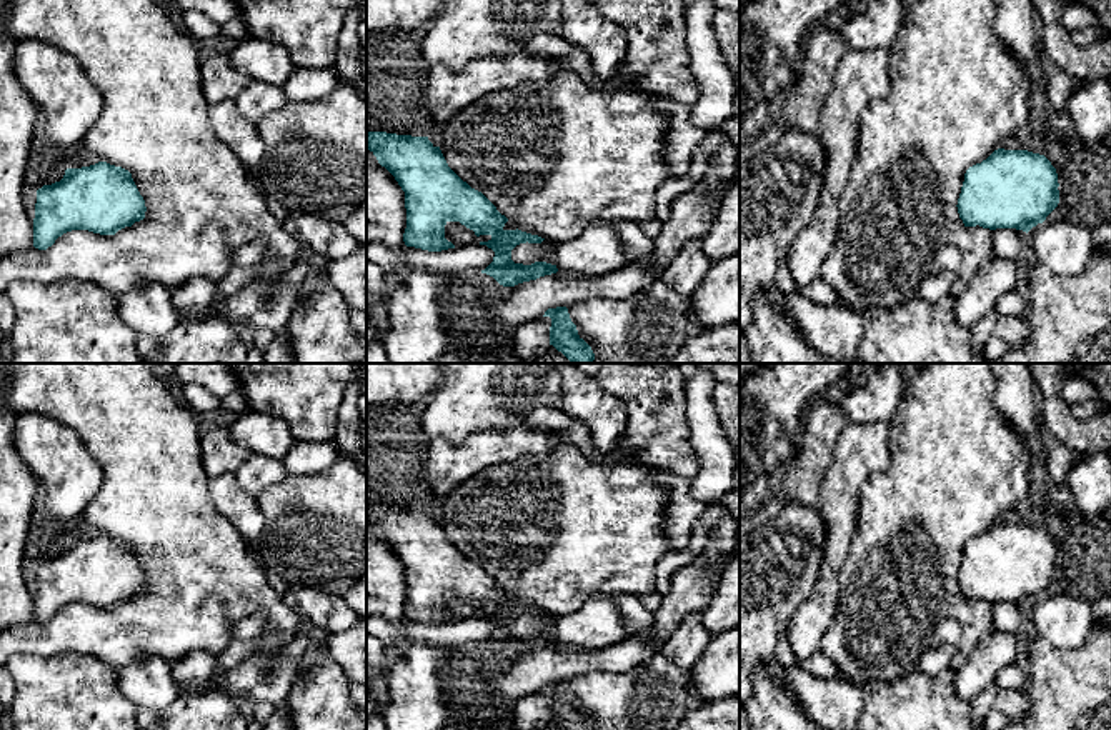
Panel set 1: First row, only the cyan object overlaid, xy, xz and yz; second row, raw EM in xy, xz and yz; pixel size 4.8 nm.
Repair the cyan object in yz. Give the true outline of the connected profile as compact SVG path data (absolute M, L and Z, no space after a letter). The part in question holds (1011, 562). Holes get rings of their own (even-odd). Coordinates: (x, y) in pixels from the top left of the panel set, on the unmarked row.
M994 523L969 540L958 572L964 600L1029 605L1059 577L1058 547L1051 535L1028 523Z

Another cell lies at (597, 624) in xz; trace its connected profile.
M596 593L576 612L558 617L555 638L575 650L596 650L615 645L626 637L613 597Z

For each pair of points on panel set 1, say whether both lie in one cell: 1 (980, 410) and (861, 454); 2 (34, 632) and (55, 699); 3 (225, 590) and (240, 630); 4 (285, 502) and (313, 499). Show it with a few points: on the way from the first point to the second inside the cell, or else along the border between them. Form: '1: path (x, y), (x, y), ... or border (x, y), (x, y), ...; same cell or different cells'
1: border (890, 424), (890, 465), (866, 477); different cells
2: border (80, 652), (17, 655); different cells
3: border (267, 614), (244, 617), (234, 627), (232, 637); different cells
4: path (292, 502), (307, 502); same cell

